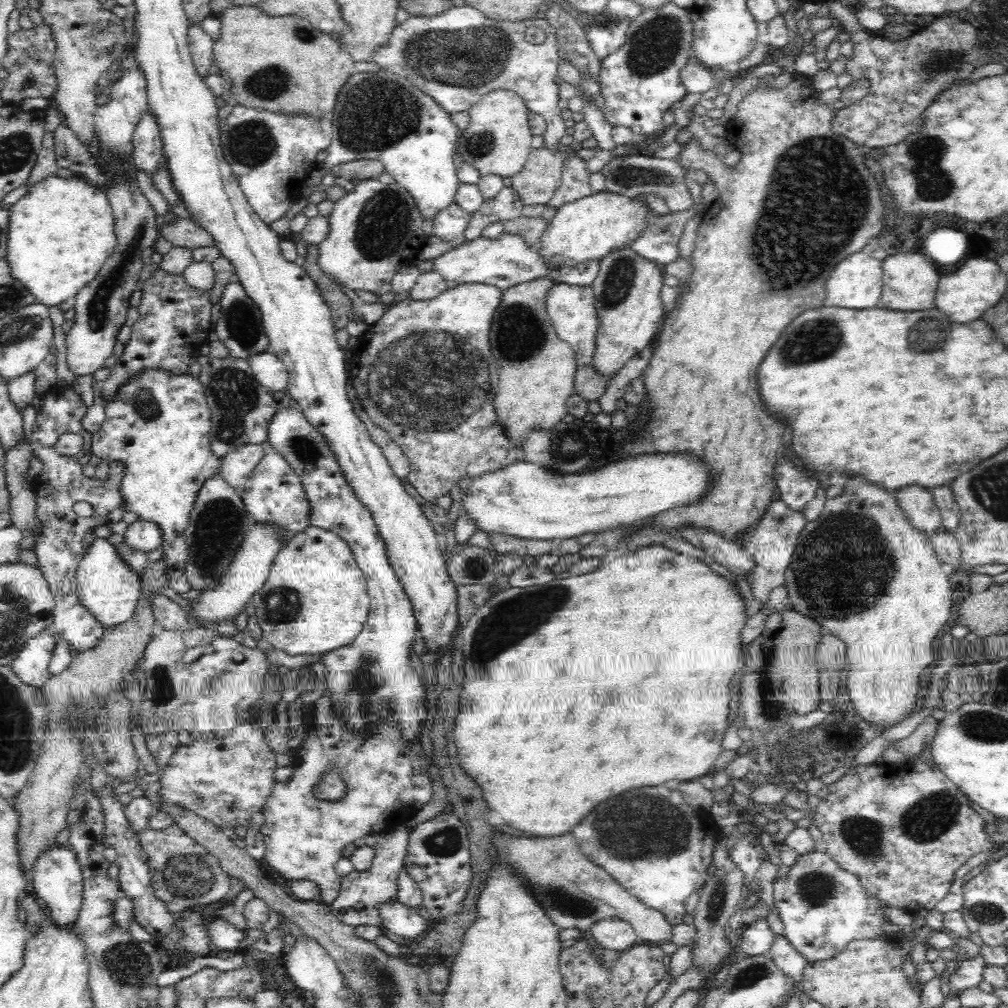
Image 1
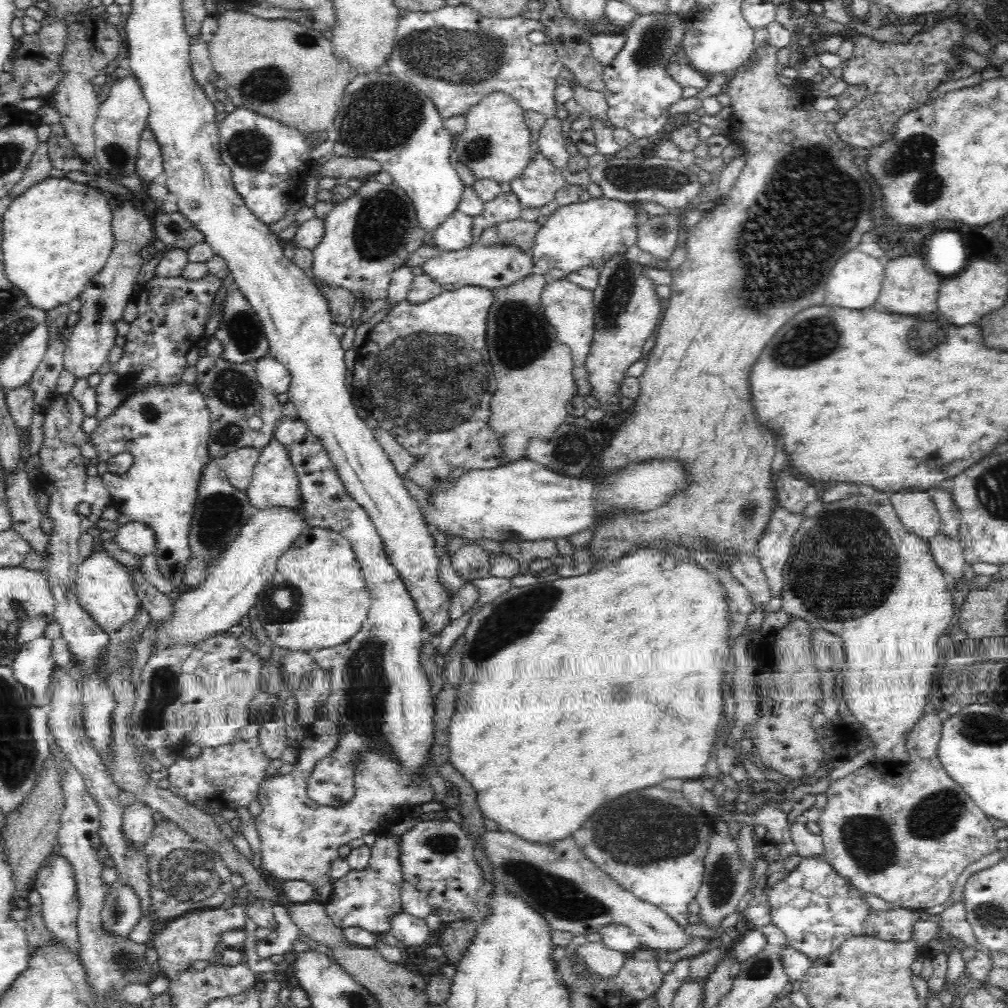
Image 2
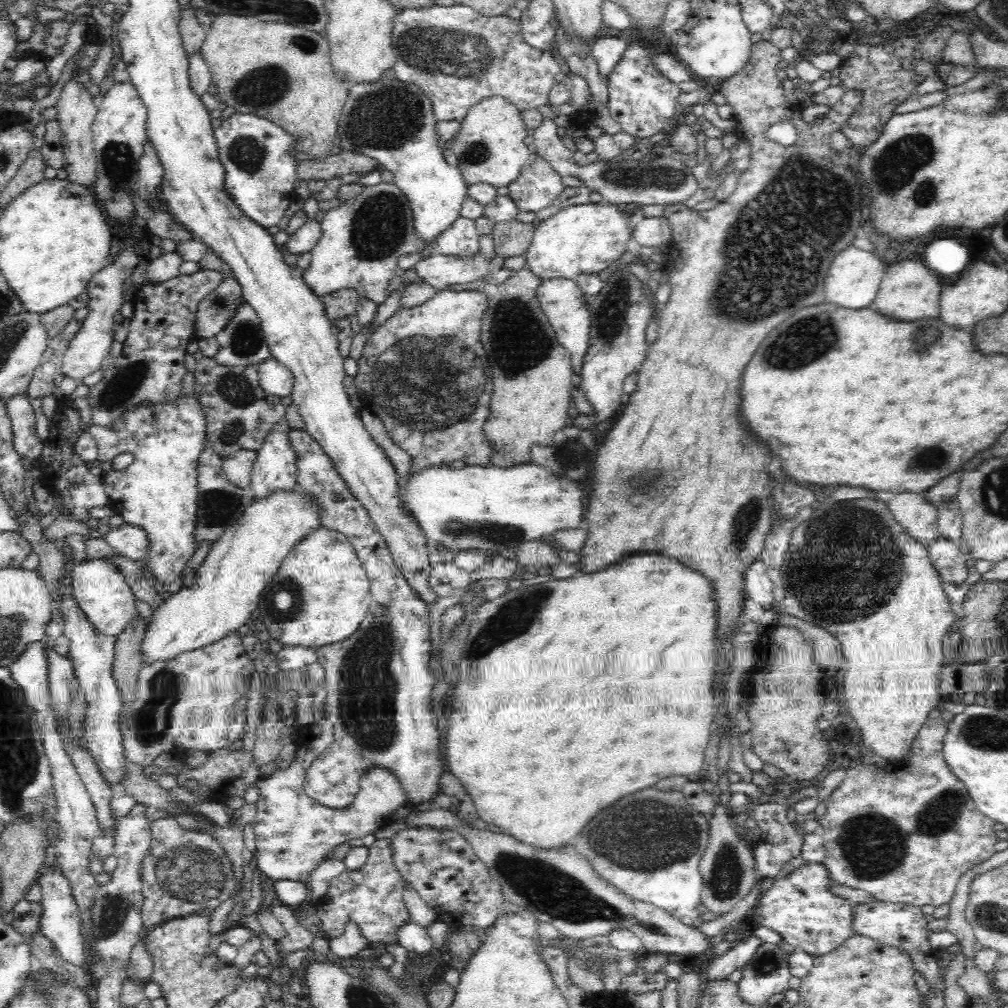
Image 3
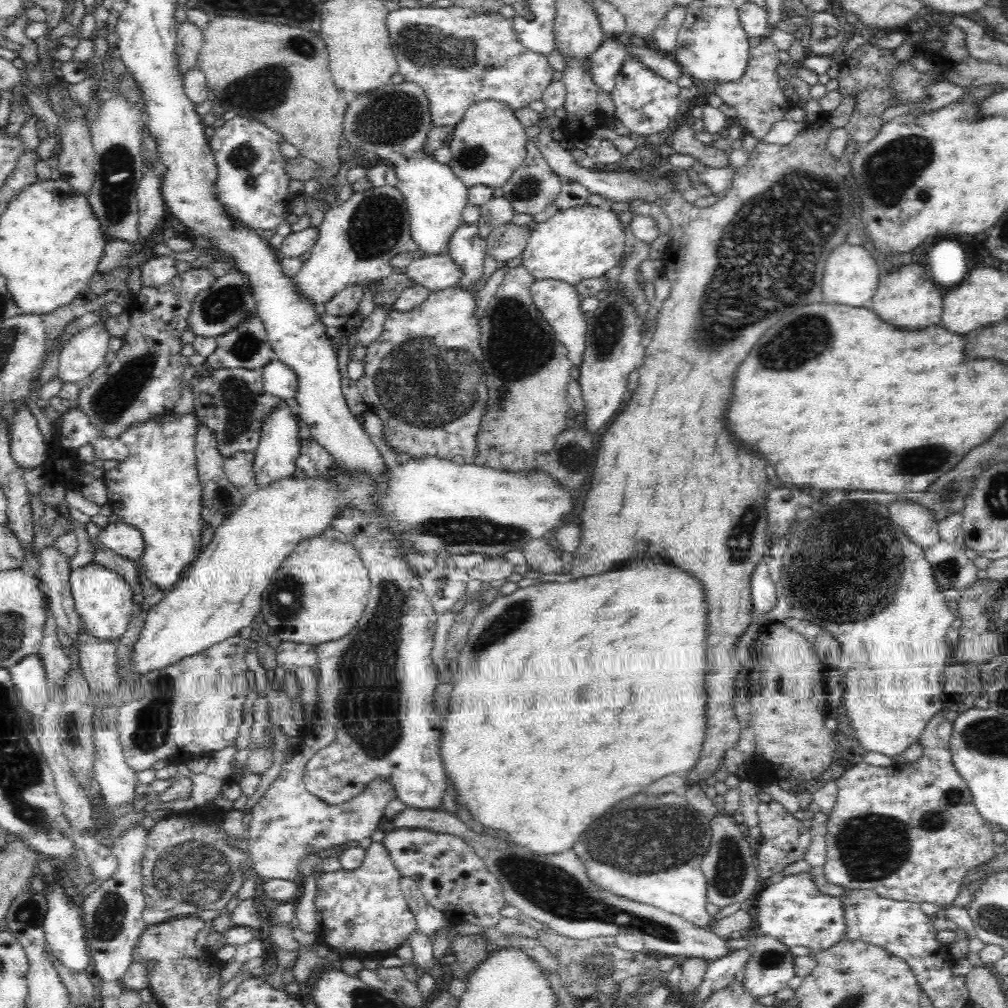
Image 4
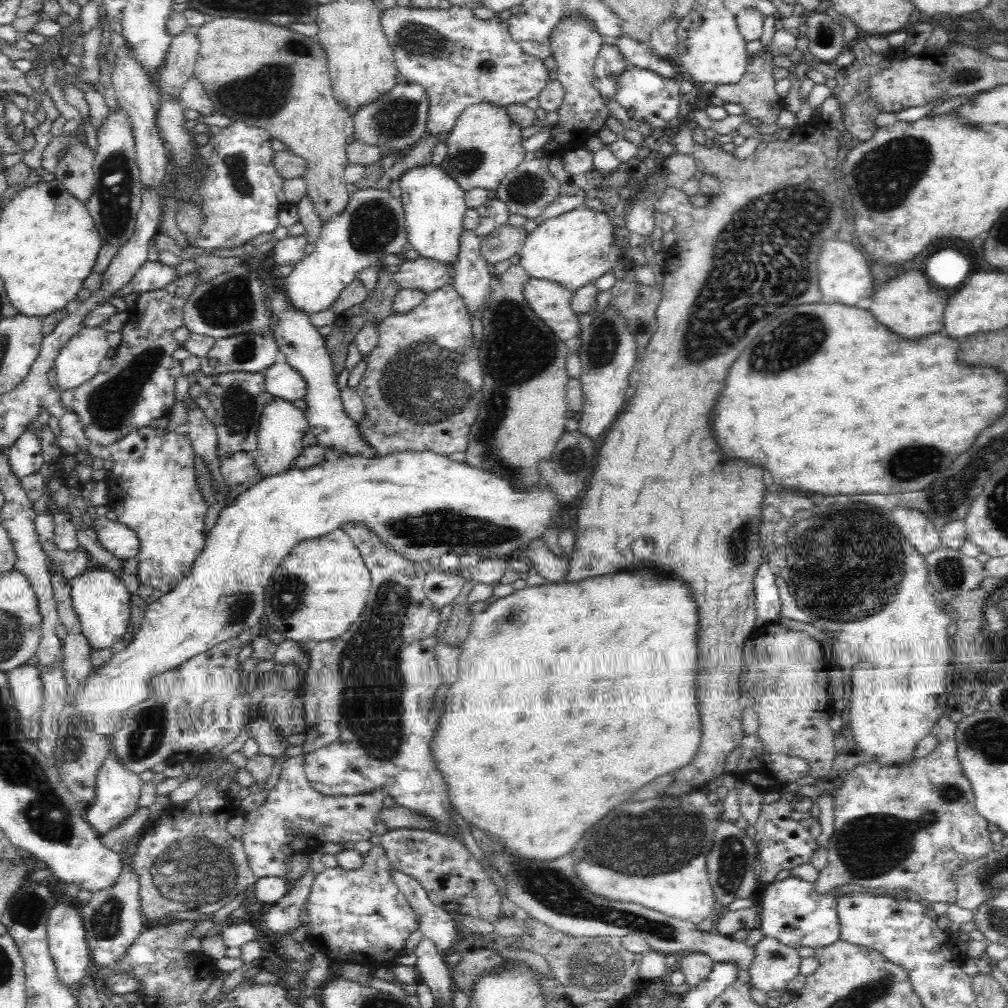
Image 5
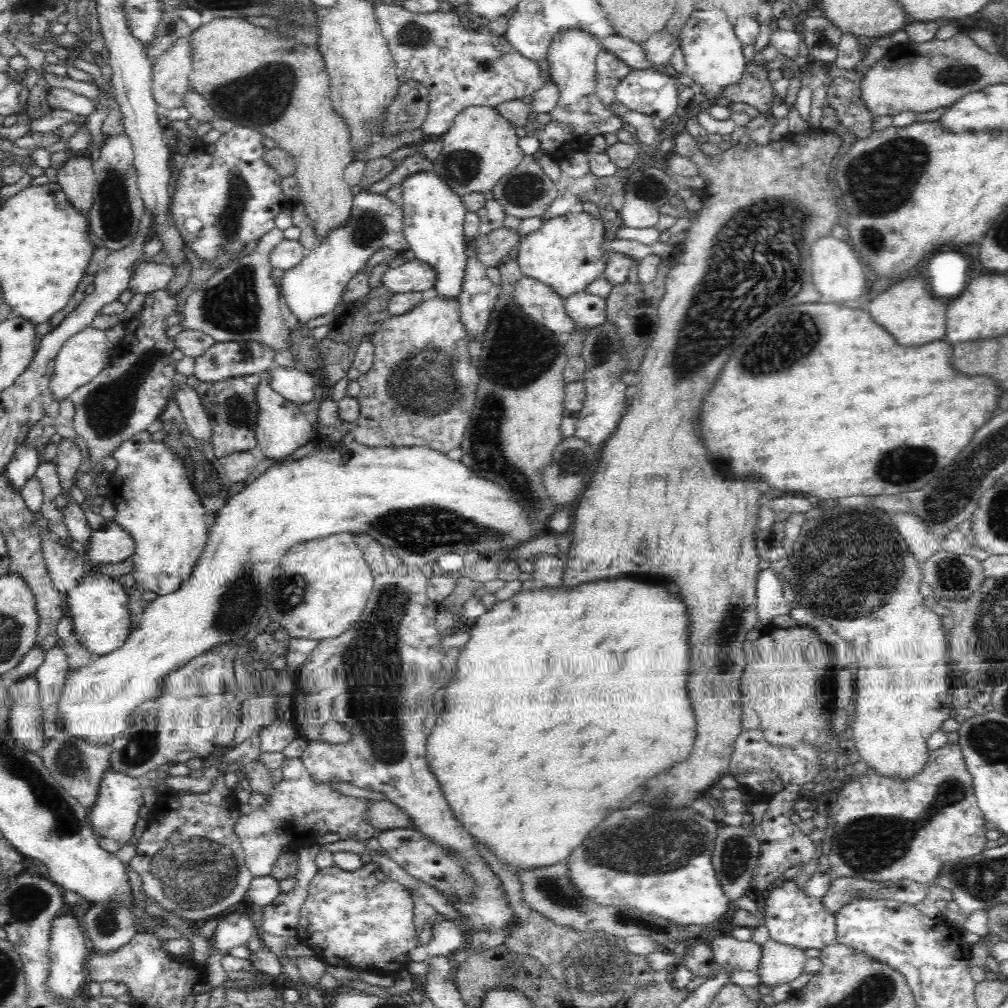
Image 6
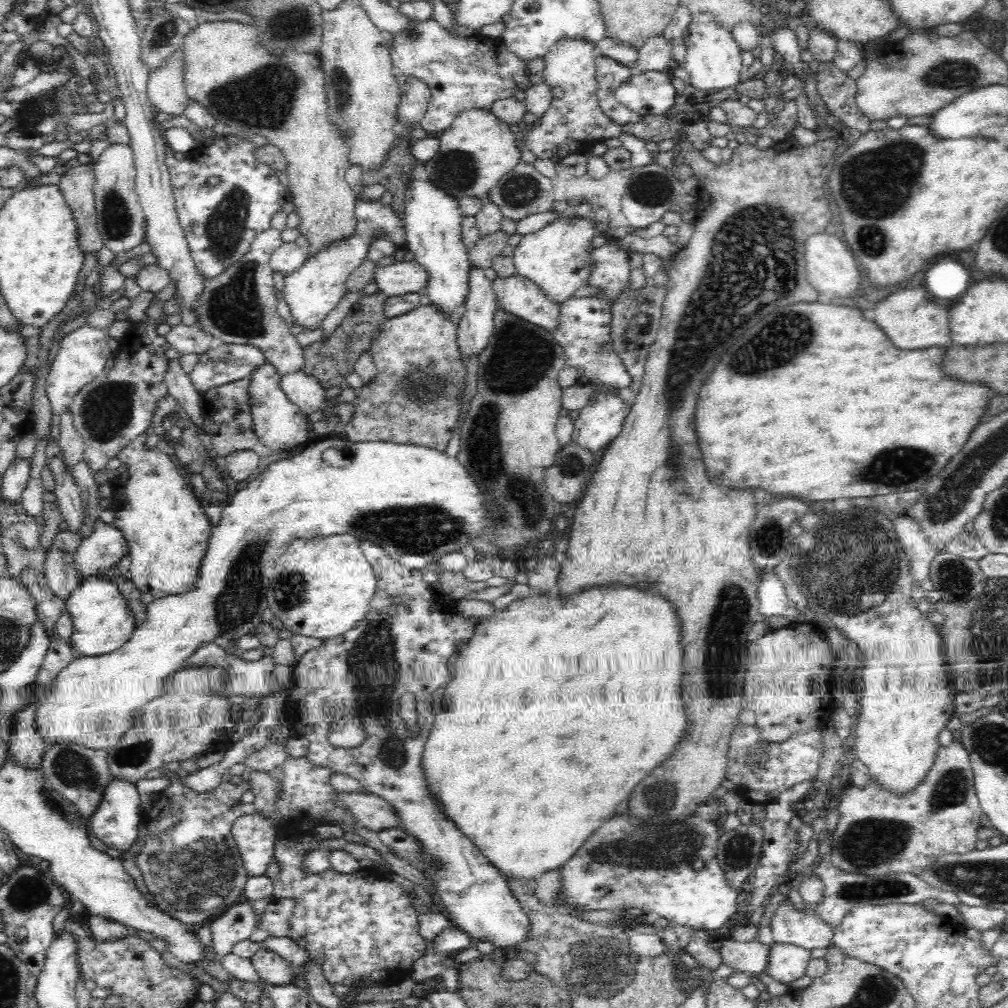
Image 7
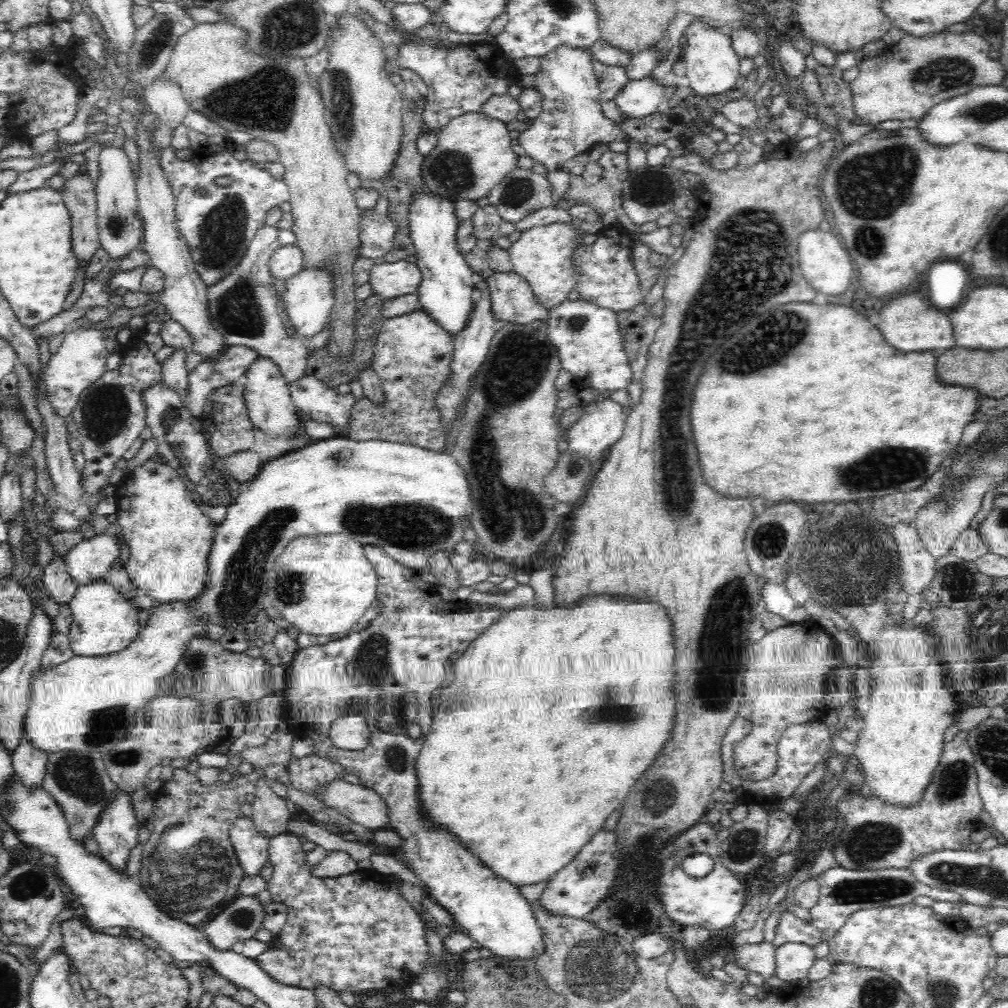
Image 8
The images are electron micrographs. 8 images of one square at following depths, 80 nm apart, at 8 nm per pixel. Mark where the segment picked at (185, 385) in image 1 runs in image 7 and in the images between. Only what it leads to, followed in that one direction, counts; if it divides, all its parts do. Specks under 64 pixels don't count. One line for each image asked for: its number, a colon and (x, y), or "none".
2: (165, 429)
3: (160, 493)
4: (161, 496)
5: (152, 488)
6: (156, 505)
7: (166, 531)

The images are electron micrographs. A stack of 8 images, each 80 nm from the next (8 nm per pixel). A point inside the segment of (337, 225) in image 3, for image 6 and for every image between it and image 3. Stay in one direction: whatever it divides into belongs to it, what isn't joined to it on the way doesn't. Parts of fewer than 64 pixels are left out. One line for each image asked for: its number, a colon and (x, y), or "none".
4: (357, 240)
5: (373, 224)
6: (313, 288)

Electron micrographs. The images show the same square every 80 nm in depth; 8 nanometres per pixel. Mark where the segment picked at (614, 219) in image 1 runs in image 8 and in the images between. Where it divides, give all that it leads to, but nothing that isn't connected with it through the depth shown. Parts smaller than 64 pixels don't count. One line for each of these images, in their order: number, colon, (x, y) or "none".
2: (590, 233)
3: (582, 239)
4: (580, 243)
5: (572, 250)
6: (564, 254)
7: (556, 257)
8: (540, 256)

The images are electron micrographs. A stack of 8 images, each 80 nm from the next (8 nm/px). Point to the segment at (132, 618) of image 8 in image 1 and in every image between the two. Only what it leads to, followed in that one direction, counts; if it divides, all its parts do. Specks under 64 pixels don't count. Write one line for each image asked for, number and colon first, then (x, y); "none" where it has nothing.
1: (106, 586)
2: (103, 588)
3: (100, 590)
4: (104, 601)
5: (102, 604)
6: (98, 605)
7: (102, 621)

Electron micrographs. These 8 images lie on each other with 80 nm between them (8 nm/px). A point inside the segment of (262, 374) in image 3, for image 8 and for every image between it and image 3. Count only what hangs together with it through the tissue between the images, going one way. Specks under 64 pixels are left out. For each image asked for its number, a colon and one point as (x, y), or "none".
4: (279, 380)
5: (283, 381)
6: (296, 385)
7: (306, 392)
8: (323, 404)

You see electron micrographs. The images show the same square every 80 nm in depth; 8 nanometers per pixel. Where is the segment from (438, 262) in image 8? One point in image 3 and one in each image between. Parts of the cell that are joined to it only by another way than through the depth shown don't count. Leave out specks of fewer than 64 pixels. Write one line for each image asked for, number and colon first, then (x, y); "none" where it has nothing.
3: (392, 121)
4: (393, 122)
5: (434, 205)
6: (433, 215)
7: (432, 220)

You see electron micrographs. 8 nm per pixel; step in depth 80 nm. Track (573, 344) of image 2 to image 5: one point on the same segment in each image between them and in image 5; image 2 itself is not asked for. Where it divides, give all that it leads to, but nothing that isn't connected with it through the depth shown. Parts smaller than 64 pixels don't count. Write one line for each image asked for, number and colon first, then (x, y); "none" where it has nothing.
3: (563, 303)
4: (558, 303)
5: (546, 300)

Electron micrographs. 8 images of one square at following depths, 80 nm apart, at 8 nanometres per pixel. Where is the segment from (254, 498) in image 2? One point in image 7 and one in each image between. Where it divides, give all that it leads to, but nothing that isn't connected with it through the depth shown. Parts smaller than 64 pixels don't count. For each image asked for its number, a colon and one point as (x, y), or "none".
3: (275, 468)
4: (279, 447)
5: (282, 426)
6: (282, 428)
7: (276, 420)

